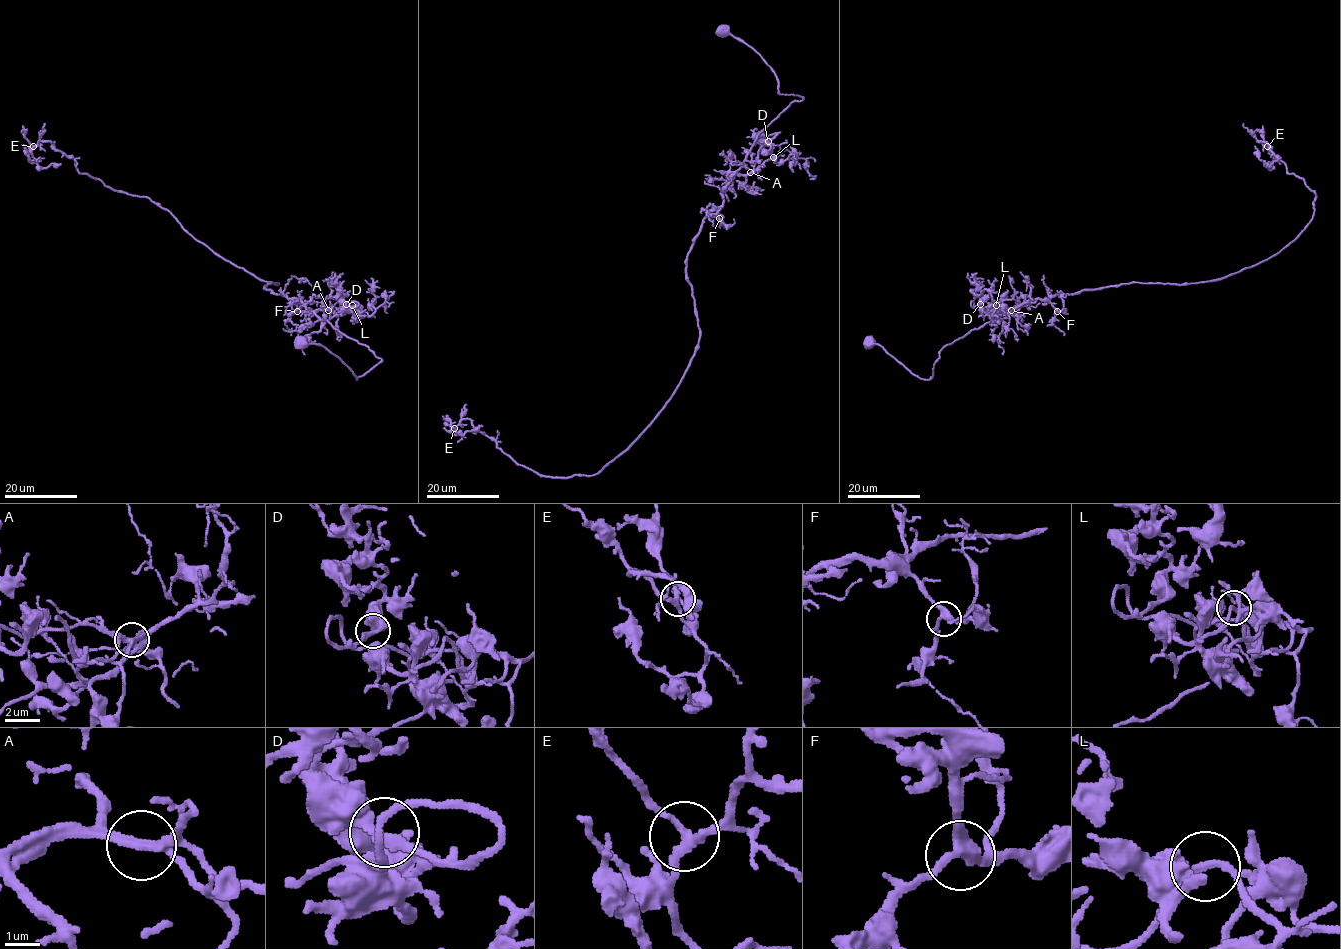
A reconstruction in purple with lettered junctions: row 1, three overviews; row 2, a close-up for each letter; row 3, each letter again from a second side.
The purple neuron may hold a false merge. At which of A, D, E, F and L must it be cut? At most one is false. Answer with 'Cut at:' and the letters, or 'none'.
Cut at: A

